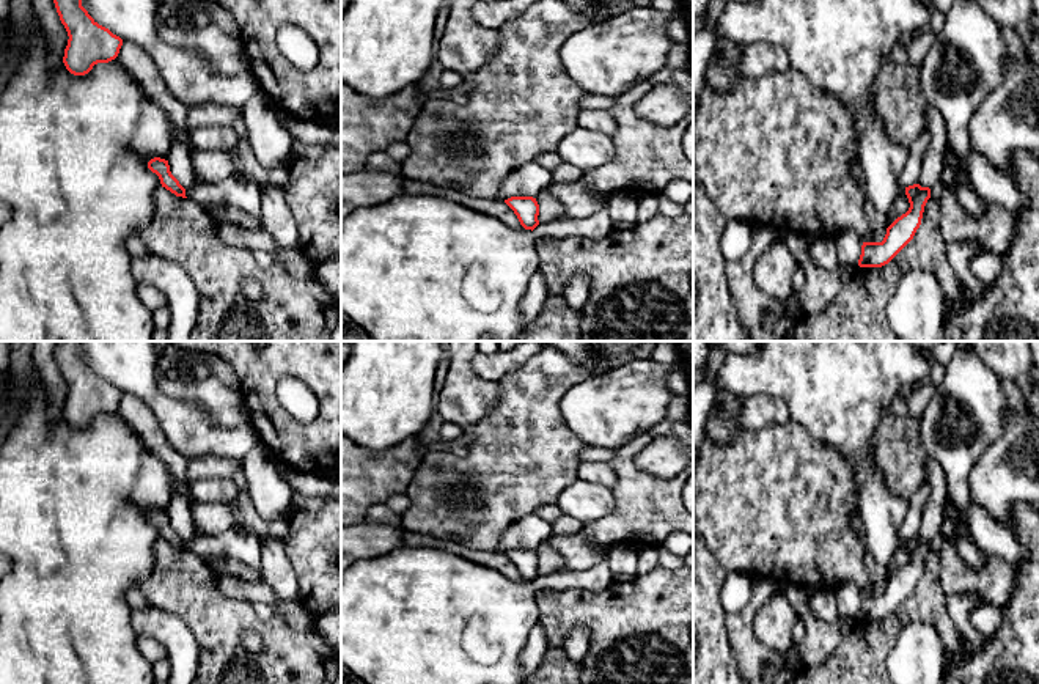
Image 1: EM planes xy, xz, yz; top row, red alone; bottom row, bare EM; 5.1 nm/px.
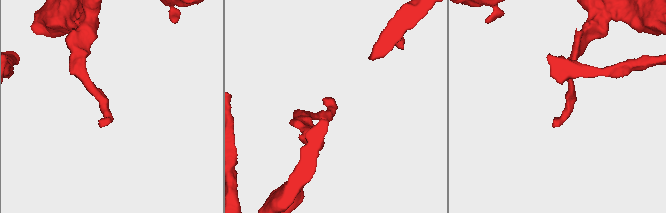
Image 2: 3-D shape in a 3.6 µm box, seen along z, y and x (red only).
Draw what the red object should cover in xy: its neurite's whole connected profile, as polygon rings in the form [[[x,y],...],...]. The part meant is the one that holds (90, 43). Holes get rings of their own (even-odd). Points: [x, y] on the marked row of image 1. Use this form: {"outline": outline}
{"outline": [[[53,0],[53,3],[69,36],[63,63],[71,74],[85,75],[94,64],[118,57],[123,39],[99,25],[82,6],[82,0]]]}

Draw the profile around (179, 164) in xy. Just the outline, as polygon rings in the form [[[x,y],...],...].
[[[176,142],[168,154],[168,165],[171,175],[185,189],[193,181],[193,168],[190,164],[190,151],[185,142]]]

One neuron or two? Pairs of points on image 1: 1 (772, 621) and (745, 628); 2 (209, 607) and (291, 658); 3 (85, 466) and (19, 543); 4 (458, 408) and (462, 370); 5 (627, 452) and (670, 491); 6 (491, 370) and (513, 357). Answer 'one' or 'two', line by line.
1: two
2: one
3: one
4: one
5: one
6: one

